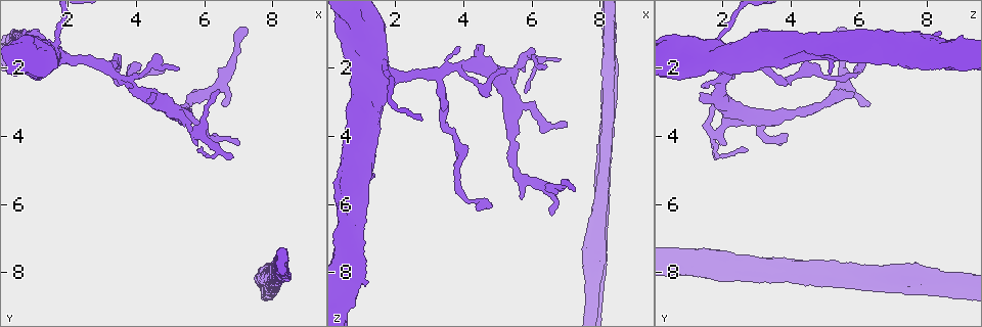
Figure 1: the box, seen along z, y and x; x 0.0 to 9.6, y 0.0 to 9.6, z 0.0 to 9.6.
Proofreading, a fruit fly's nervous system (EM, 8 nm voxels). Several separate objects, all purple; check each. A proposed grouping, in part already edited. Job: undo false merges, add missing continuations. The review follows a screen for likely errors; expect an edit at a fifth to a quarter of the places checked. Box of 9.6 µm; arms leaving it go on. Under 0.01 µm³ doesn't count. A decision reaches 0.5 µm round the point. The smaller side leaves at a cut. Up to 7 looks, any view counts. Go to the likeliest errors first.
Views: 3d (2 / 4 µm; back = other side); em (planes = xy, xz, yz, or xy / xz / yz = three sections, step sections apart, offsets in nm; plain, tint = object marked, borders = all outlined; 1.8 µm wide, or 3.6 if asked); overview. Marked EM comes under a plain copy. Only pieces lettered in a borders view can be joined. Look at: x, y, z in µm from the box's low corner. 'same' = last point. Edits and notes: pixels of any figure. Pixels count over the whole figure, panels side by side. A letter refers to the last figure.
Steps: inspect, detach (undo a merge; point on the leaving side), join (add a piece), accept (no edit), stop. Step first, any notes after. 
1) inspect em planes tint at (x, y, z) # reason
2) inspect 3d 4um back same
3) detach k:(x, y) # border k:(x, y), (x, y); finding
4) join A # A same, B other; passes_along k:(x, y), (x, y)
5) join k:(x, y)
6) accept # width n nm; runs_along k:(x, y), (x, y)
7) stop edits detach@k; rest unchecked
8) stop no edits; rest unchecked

inspect em planes tint at (8.30, 7.80, 1.80) # branch point

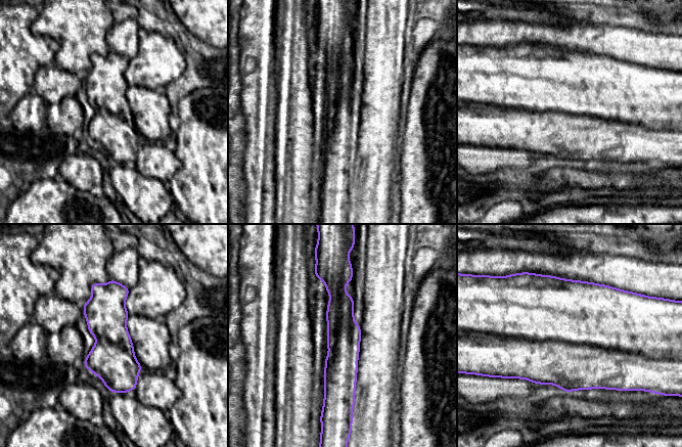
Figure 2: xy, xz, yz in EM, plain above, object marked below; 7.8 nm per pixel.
inspect em planes borders same # what lies round it

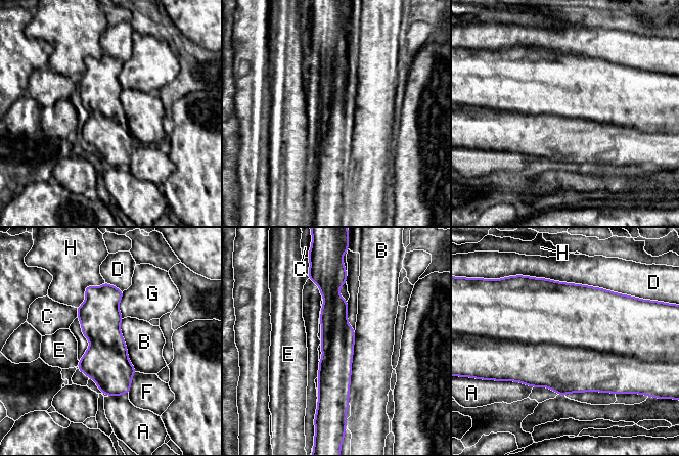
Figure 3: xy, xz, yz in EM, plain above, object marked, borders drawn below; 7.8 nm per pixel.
detach 3:(563, 369) # width 260 nm; A other, B other, C other, D other, E other, F other, G other, H other; border 3:(495, 336), (580, 346), (635, 357); a second cell is stuck on

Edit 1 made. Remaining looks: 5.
inspect 3d 2um at (6.40, 2.60, 2.00)

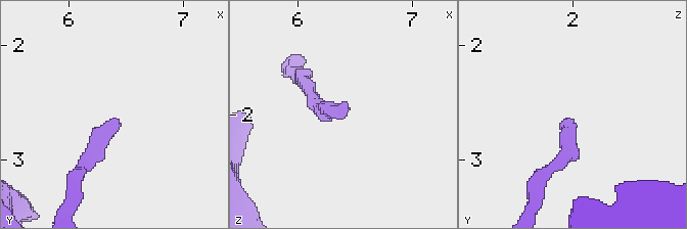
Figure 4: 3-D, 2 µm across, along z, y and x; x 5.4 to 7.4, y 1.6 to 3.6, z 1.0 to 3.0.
inspect em planes borders at (6.40, 2.66, 1.98)

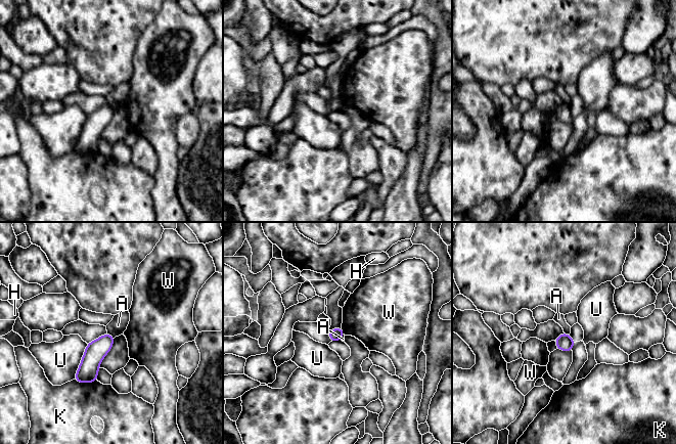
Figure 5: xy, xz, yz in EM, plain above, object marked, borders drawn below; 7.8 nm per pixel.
accept # longest_contact U 300 nm; A other, H other, K other, U other, W other; no lettered piece goes on from it

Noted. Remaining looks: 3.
inspect em planes tint at (6.60, 3.10, 6.30) # free end

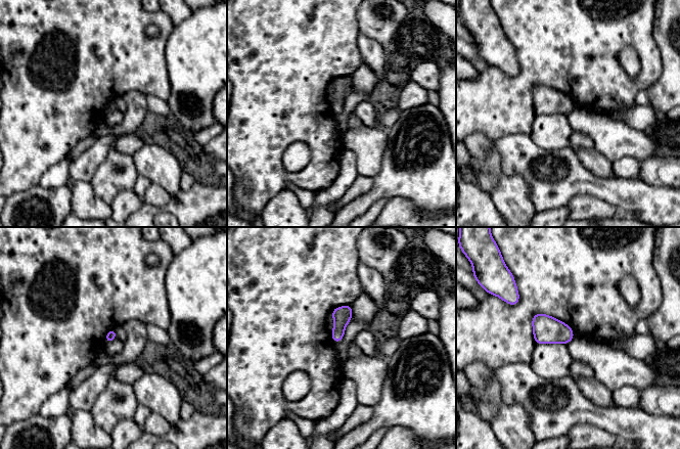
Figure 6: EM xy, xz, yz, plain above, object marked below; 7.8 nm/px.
inspect em planes borders same

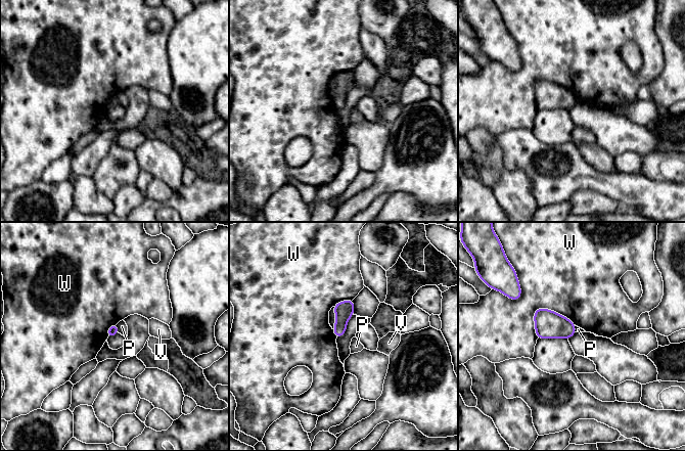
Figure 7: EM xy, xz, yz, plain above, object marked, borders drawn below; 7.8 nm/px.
accept # P other, V other, W other; border 7:(117, 323), (119, 332); none of them fits

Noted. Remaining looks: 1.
stop edits detach@3; rest unchecked

